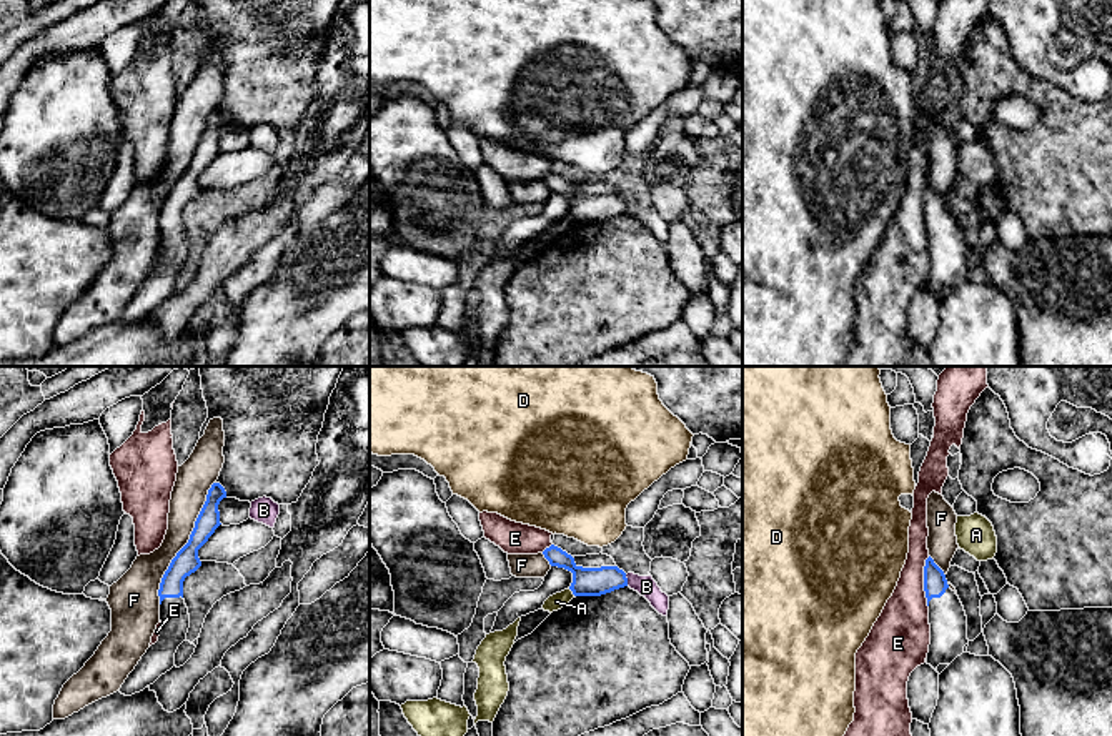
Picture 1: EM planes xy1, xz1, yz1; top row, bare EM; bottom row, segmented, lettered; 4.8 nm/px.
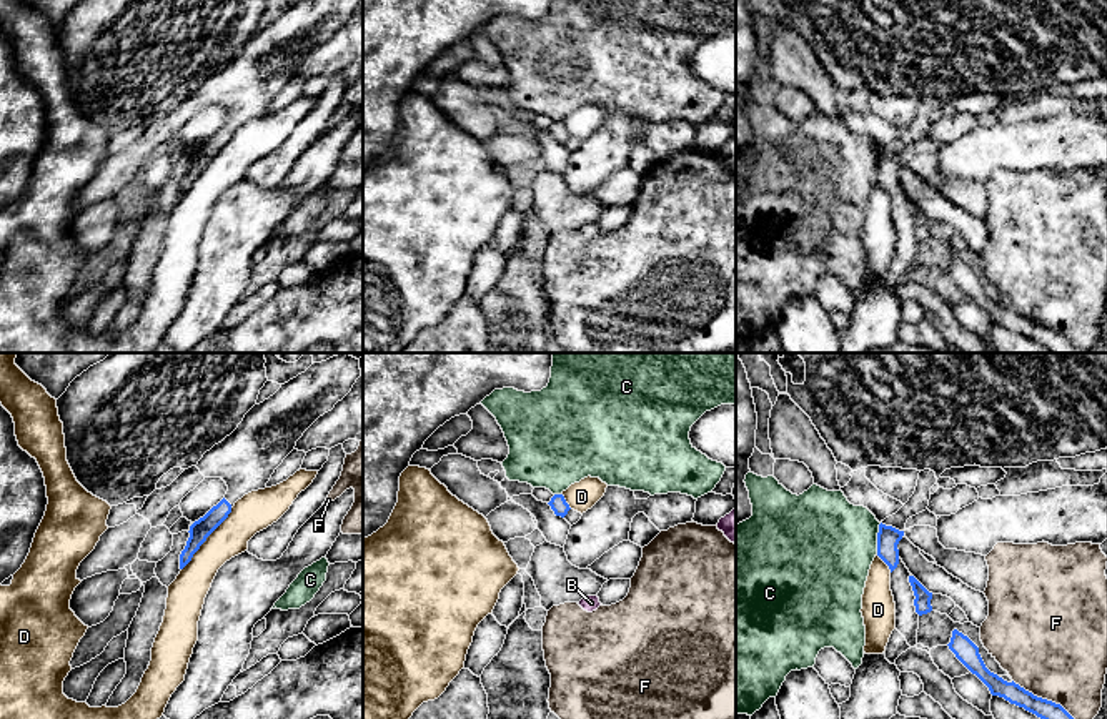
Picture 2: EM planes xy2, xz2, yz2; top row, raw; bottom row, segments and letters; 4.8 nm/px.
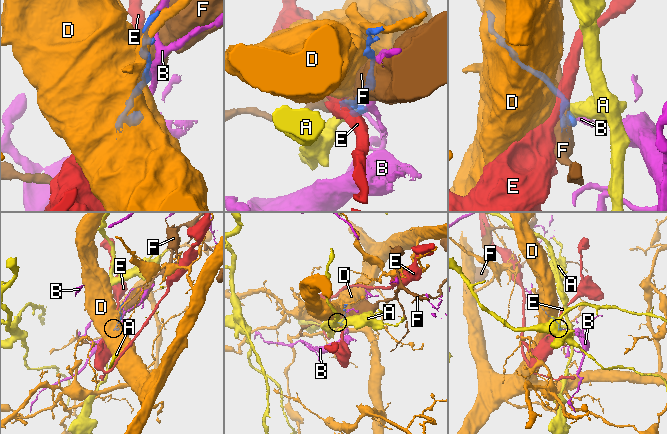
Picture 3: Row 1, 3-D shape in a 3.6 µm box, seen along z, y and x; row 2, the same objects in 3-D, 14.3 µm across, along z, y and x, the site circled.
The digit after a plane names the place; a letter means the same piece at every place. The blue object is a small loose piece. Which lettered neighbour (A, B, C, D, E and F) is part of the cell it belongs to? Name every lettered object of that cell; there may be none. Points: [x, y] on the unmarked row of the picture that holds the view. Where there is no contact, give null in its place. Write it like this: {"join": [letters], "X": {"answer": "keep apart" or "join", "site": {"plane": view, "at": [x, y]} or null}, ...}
{"join": [], "A": {"answer": "keep apart", "site": {"plane": "xz1", "at": [573, 220]}}, "B": {"answer": "keep apart", "site": {"plane": "xz1", "at": [626, 207]}}, "C": {"answer": "keep apart", "site": {"plane": "yz2", "at": [878, 165]}}, "D": {"answer": "keep apart", "site": {"plane": "xy2", "at": [205, 167]}}, "E": {"answer": "keep apart", "site": {"plane": "yz1", "at": [924, 208]}}, "F": {"answer": "keep apart", "site": {"plane": "xy1", "at": [187, 170]}}}

